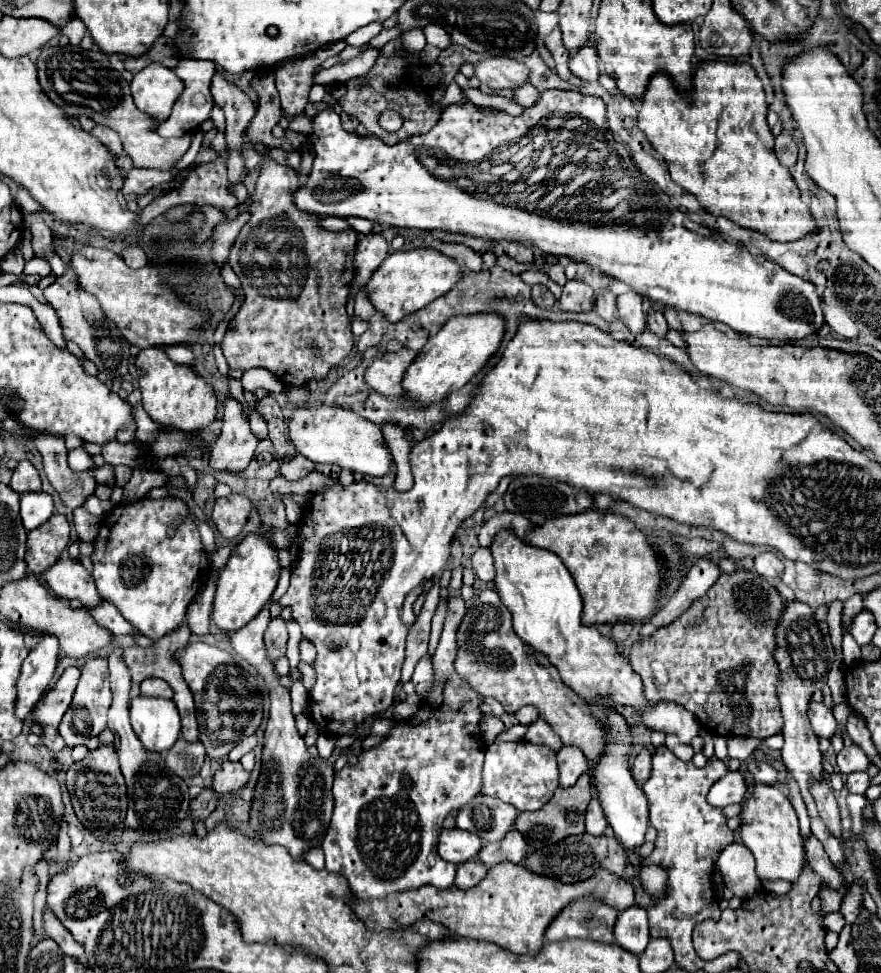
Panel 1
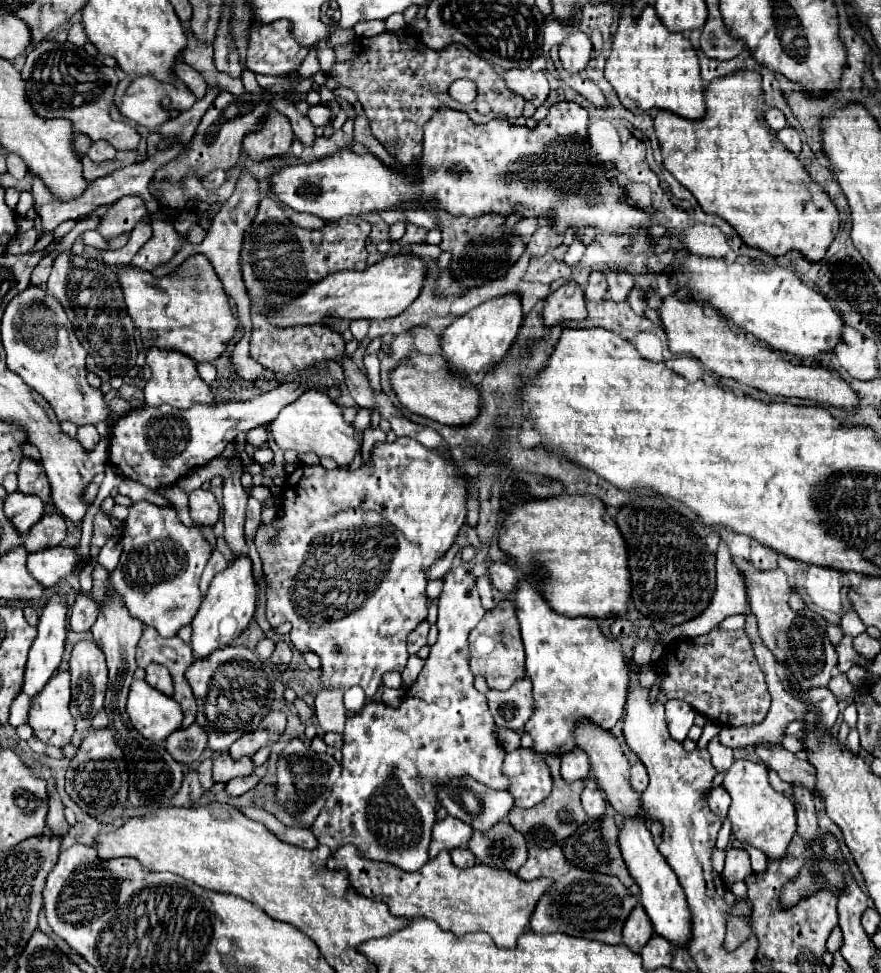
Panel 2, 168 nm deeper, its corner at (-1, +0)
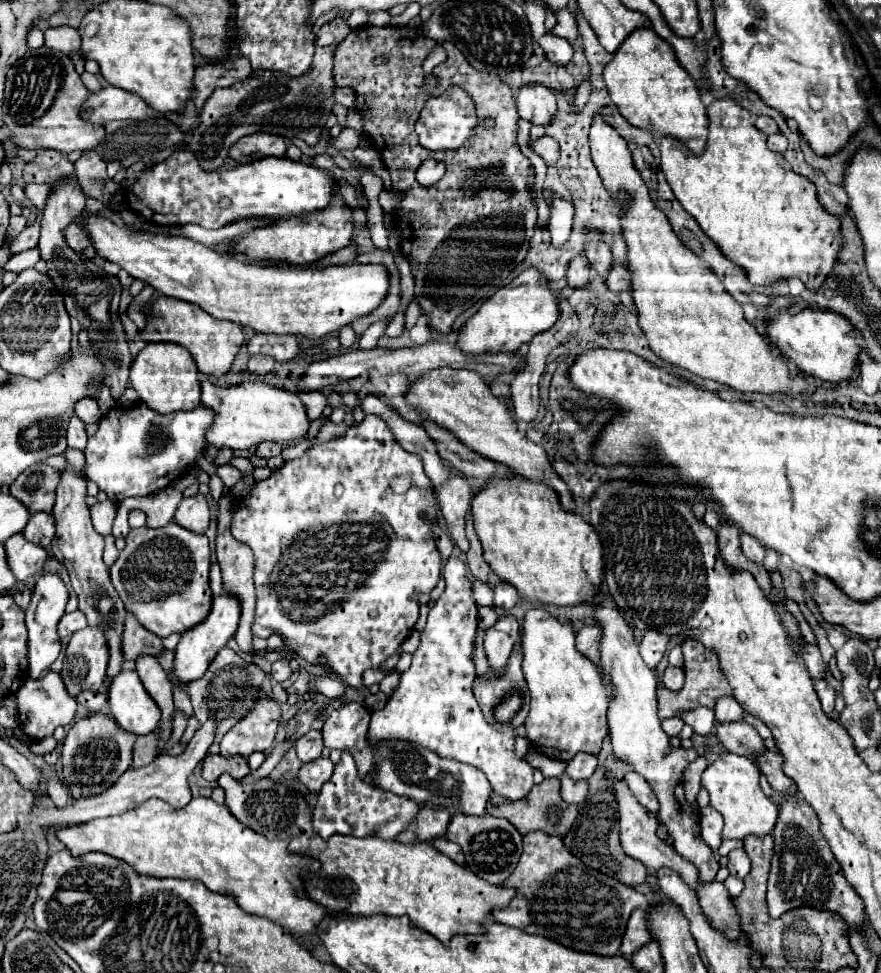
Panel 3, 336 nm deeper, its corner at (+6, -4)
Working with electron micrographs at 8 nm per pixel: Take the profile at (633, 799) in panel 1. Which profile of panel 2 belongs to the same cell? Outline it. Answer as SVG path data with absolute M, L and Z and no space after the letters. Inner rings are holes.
M627 816L619 824L619 848L627 870L635 884L639 886L639 902L643 904L653 928L663 938L671 940L673 944L685 944L691 936L691 914L685 900L685 894L679 886L675 872L667 866L667 860L659 854L657 846L653 844L653 836L641 816Z

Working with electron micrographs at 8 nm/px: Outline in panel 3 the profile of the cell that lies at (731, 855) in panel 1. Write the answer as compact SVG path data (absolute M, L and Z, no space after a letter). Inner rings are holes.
M742 848L732 850L728 854L728 870L732 876L738 876L738 878L744 878L750 872L750 858Z

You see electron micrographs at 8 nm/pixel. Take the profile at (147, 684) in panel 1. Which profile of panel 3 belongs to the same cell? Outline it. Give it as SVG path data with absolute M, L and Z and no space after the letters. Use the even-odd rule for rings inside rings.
M142 654L140 658L136 658L136 672L146 688L146 692L152 696L152 700L158 704L162 718L160 718L160 726L158 726L158 754L164 750L164 746L168 744L168 738L172 736L172 712L174 702L172 702L172 684L164 672L164 668L160 666L160 662L150 656L150 654Z

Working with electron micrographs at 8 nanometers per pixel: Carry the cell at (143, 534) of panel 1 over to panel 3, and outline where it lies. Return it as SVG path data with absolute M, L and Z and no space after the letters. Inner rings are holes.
M174 522L162 528L136 528L126 536L126 548L120 552L116 564L110 568L110 578L120 594L128 612L136 616L136 620L150 632L160 638L170 636L172 632L182 634L184 630L192 630L210 614L212 608L212 590L210 590L210 548L208 538L204 534L190 532Z

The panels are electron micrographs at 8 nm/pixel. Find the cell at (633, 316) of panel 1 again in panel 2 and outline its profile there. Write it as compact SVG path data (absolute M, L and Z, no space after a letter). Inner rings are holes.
M607 272L607 282L609 282L607 298L617 304L627 302L627 294L633 290L633 278L623 272Z

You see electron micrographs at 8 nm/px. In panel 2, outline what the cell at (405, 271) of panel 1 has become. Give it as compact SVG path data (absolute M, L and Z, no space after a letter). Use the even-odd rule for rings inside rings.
M387 254L383 260L365 268L363 272L339 272L323 278L303 292L303 298L293 300L289 306L273 314L277 326L297 326L315 324L325 316L339 318L367 318L367 320L387 320L399 316L417 300L427 280L427 264L415 254Z

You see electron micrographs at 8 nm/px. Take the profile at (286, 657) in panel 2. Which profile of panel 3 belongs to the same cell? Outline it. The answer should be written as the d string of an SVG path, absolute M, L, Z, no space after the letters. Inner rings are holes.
M276 660L274 664L272 664L272 680L276 680L276 682L286 682L288 678L292 676L292 668L288 666L288 662L286 660Z

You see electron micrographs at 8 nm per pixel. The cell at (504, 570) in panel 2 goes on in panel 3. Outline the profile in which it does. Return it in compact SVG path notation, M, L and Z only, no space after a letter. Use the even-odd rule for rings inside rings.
M500 582L496 588L494 588L494 604L496 608L506 608L510 610L514 604L518 602L518 592L512 584L506 584L506 582Z

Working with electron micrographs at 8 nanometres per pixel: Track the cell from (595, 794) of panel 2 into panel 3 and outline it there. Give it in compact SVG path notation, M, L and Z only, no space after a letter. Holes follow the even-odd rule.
M562 774L560 782L562 782L560 792L562 792L564 802L568 802L568 804L582 804L584 802L584 798L588 794L588 782L586 780L572 780L566 774Z

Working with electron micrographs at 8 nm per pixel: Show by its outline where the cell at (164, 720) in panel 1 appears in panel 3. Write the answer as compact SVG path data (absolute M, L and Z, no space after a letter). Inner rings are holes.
M122 670L112 678L108 706L118 726L136 736L152 734L160 722L160 710L156 702L148 698L148 692L134 670Z

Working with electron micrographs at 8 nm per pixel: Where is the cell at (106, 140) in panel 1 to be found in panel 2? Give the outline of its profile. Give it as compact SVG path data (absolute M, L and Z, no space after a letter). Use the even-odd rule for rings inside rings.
M93 142L87 156L93 160L93 162L105 162L105 160L113 160L117 154L117 150L109 144L109 142Z

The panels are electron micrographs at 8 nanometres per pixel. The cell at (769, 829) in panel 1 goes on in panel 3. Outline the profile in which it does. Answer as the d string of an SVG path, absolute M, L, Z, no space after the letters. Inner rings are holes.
M732 752L722 754L718 760L706 766L700 784L708 792L712 808L718 810L724 818L724 830L722 830L724 838L746 838L748 834L762 836L774 832L778 806L768 796L764 796L758 778L760 778L758 766L750 758Z

